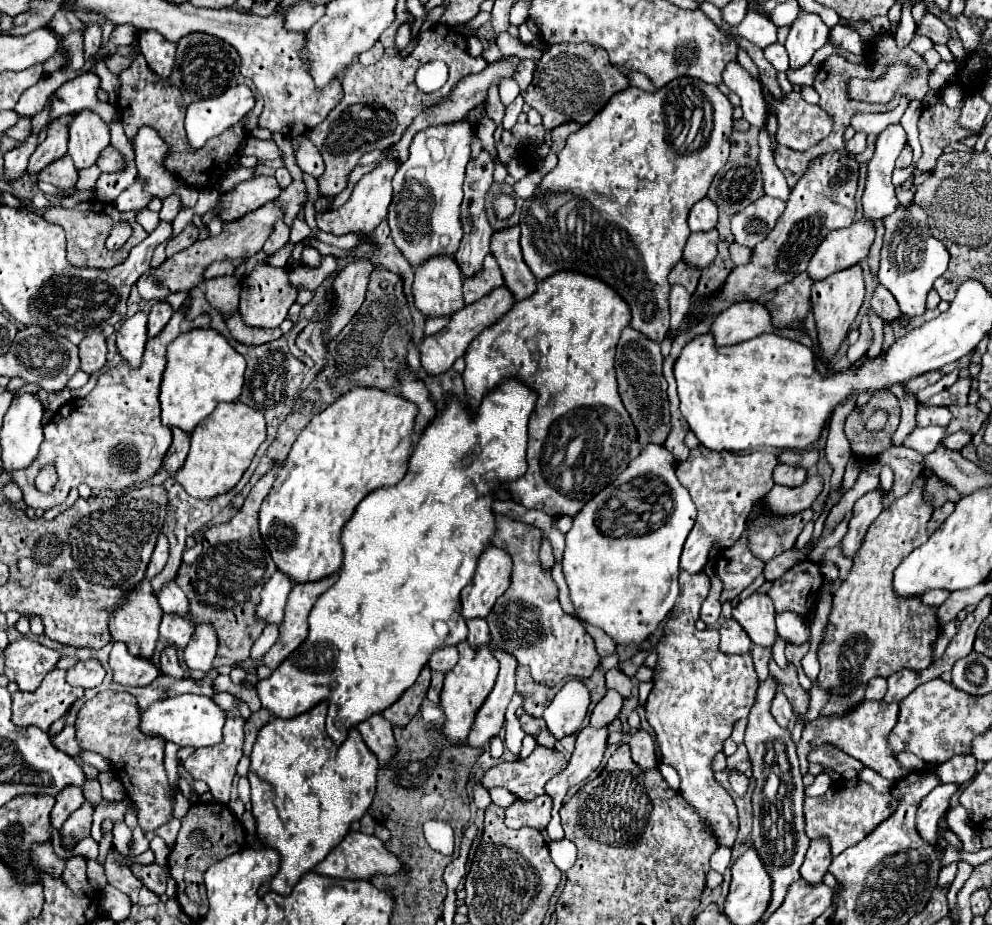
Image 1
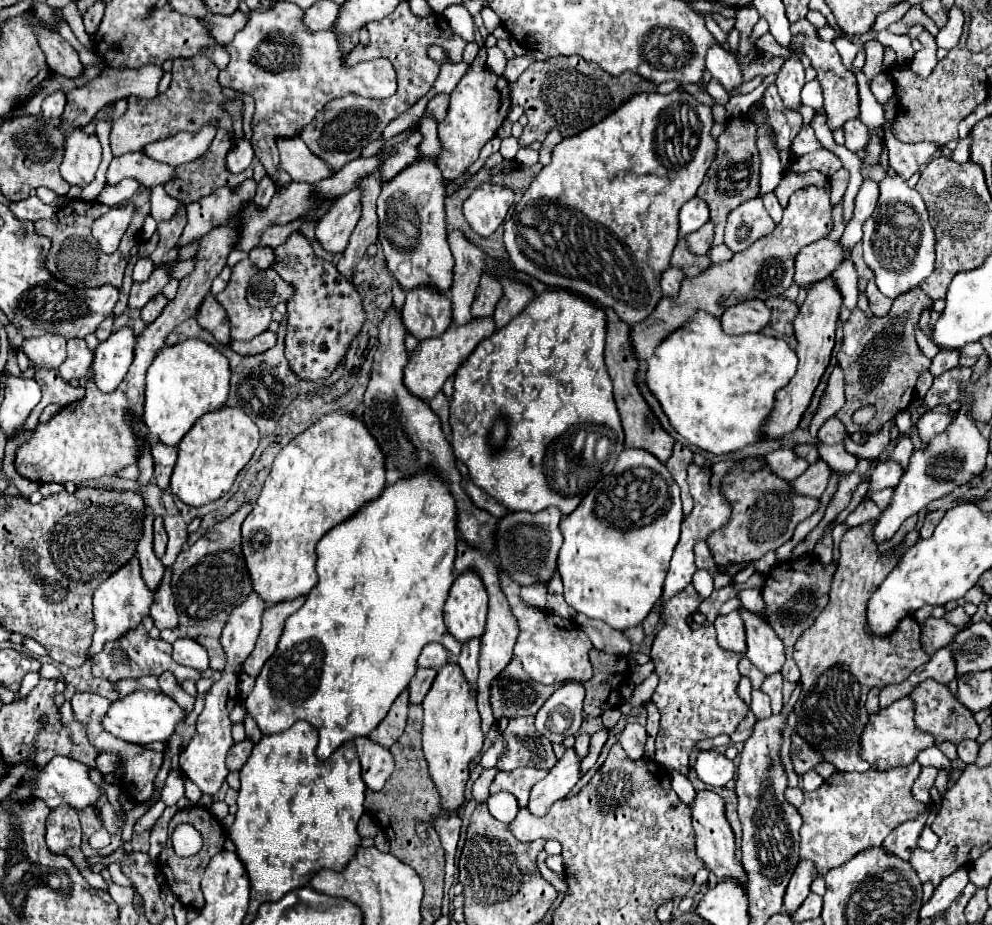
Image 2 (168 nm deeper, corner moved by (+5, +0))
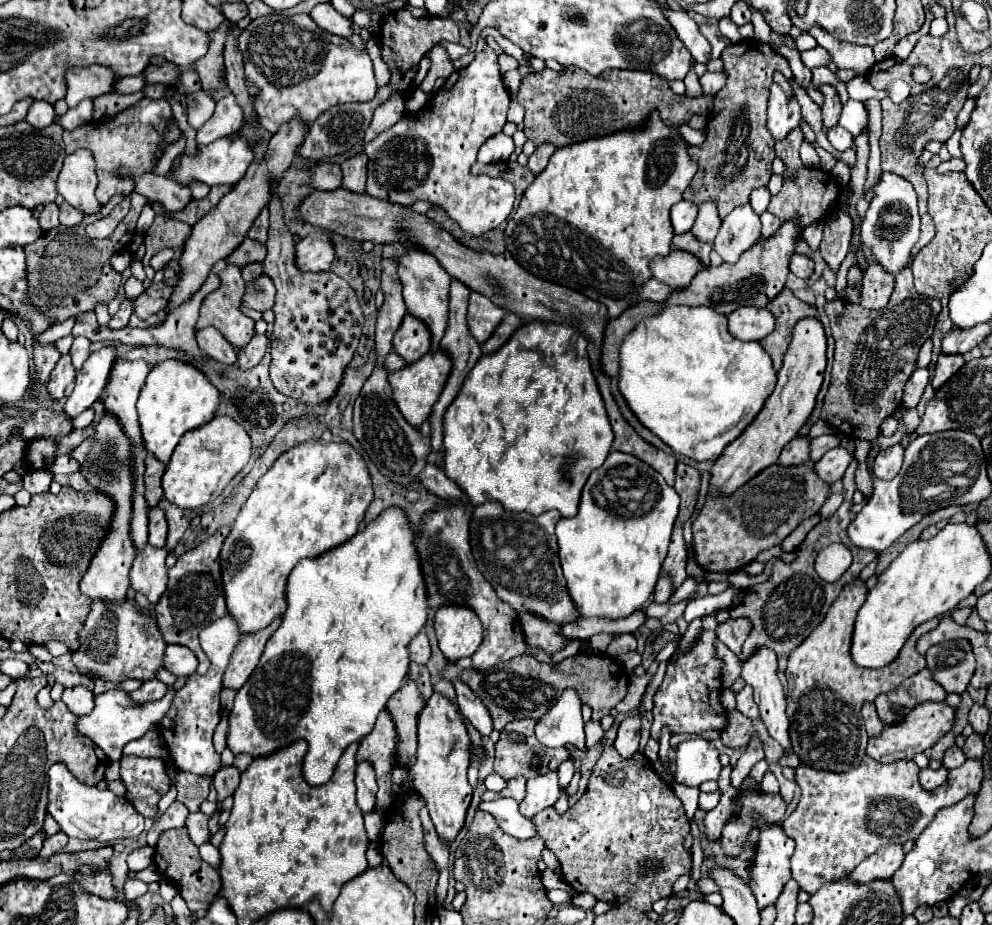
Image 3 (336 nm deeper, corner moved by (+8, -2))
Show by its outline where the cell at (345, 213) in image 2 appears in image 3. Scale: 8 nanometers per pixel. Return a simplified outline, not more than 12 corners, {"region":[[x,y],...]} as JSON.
{"region":[[312,231],[296,243],[302,271],[328,271],[334,241],[328,231]]}

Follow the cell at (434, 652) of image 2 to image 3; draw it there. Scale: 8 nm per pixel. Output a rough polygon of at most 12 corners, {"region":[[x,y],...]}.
{"region":[[428,635],[410,643],[410,659],[418,665],[430,661]]}

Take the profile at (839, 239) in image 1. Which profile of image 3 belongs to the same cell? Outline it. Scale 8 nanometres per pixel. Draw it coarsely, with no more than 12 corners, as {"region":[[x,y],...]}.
{"region":[[792,255],[790,271],[808,279],[814,261],[808,255]]}

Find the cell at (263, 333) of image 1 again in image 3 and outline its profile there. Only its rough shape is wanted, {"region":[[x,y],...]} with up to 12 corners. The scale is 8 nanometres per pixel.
{"region":[[254,335],[238,349],[240,369],[252,369],[266,353],[268,337]]}

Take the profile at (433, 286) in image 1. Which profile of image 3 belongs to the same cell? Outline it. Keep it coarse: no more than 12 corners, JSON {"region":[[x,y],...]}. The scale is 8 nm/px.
{"region":[[414,315],[394,335],[394,351],[406,363],[432,349],[432,335]]}

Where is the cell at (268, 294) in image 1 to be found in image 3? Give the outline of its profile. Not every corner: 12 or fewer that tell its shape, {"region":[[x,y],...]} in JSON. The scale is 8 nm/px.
{"region":[[232,263],[202,307],[196,329],[216,327],[236,349],[254,337],[240,311],[244,279]]}

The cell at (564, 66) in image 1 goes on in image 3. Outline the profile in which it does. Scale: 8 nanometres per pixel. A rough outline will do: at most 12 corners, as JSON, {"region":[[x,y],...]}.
{"region":[[528,73],[512,101],[526,137],[566,147],[708,115],[714,95],[654,73]]}

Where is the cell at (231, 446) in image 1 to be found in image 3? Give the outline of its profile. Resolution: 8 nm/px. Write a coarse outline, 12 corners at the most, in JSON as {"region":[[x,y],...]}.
{"region":[[230,417],[188,431],[162,477],[182,509],[216,499],[250,459]]}

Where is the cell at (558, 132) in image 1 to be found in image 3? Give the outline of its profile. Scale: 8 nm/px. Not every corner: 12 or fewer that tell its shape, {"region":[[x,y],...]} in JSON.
{"region":[[542,143],[530,155],[528,167],[540,173],[550,155],[556,151],[552,143]]}

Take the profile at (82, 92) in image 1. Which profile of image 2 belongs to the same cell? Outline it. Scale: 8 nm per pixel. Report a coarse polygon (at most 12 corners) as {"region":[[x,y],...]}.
{"region":[[55,91],[41,105],[41,117],[59,117],[65,107],[65,93]]}

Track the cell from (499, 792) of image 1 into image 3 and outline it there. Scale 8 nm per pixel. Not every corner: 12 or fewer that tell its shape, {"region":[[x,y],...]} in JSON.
{"region":[[510,797],[482,801],[480,809],[496,819],[504,833],[528,839],[532,821],[520,815]]}

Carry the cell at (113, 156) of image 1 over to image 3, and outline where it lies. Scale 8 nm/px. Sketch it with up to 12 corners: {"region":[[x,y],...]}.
{"region":[[134,175],[134,187],[168,213],[184,209],[190,187],[168,175]]}

